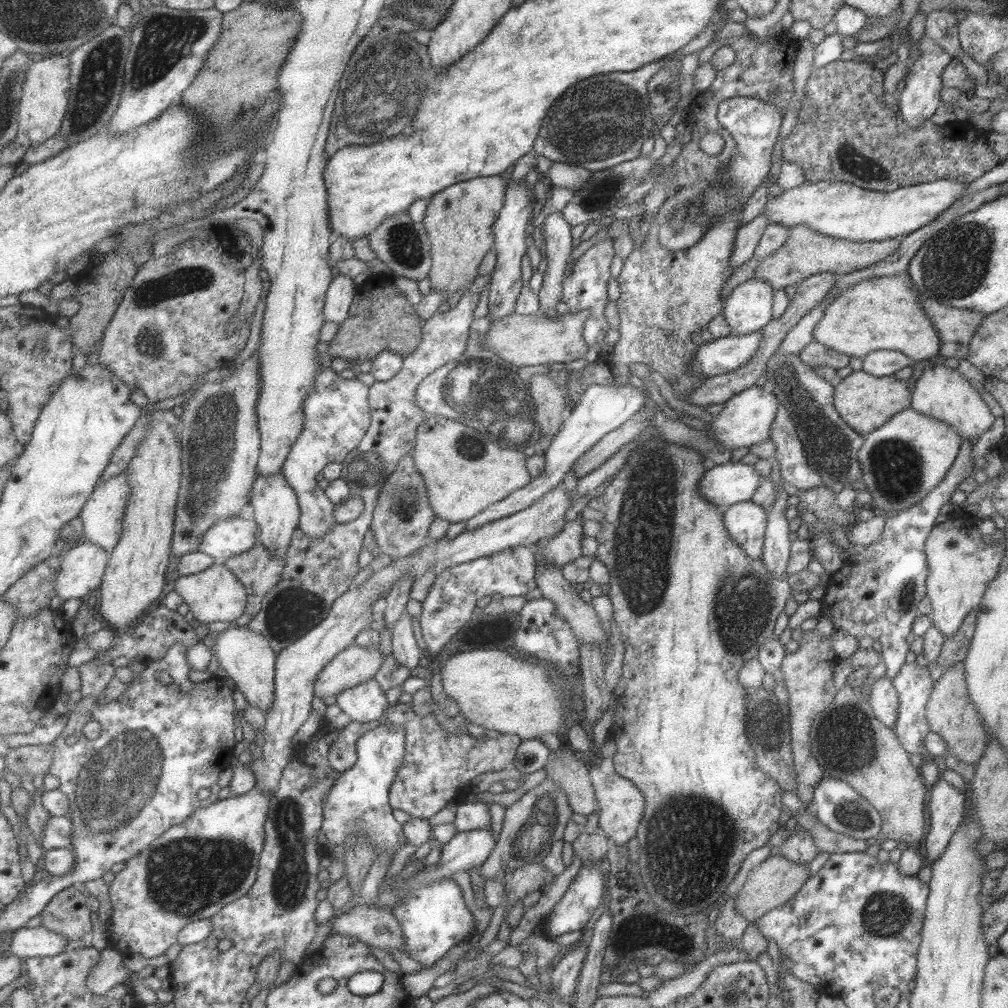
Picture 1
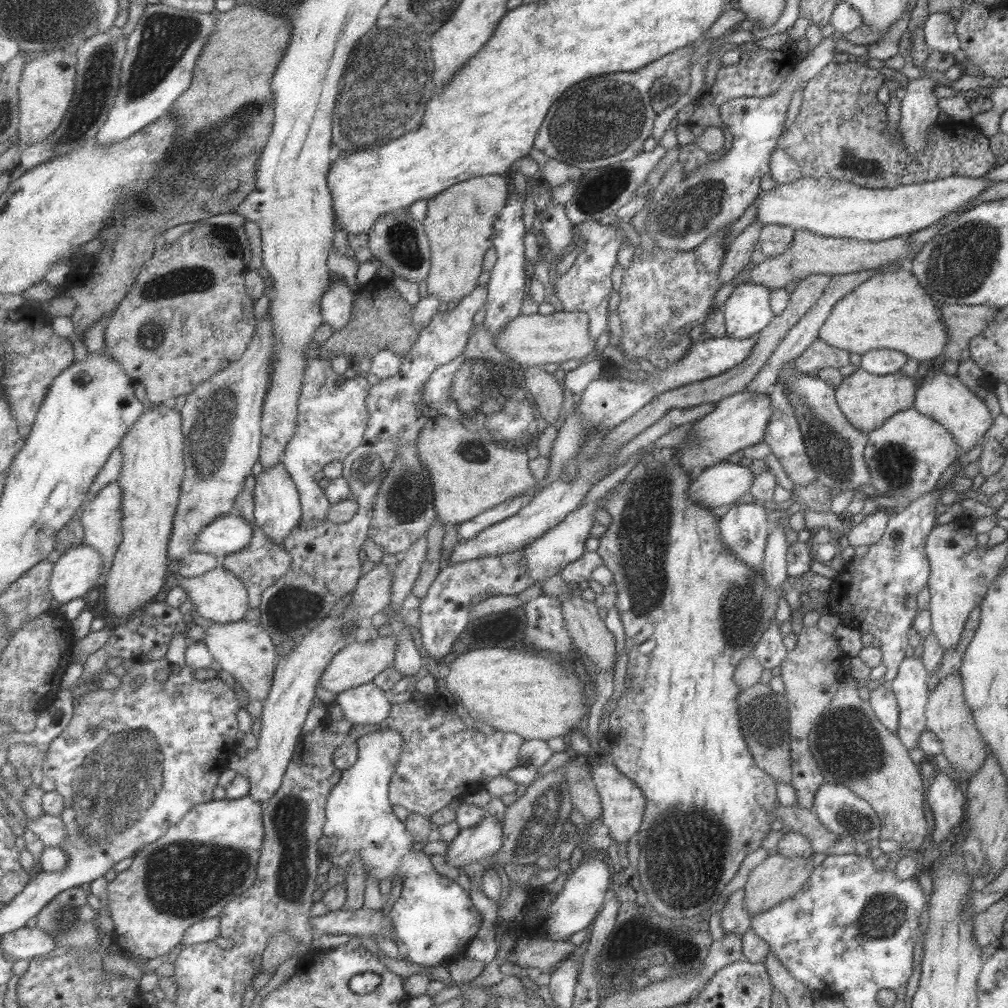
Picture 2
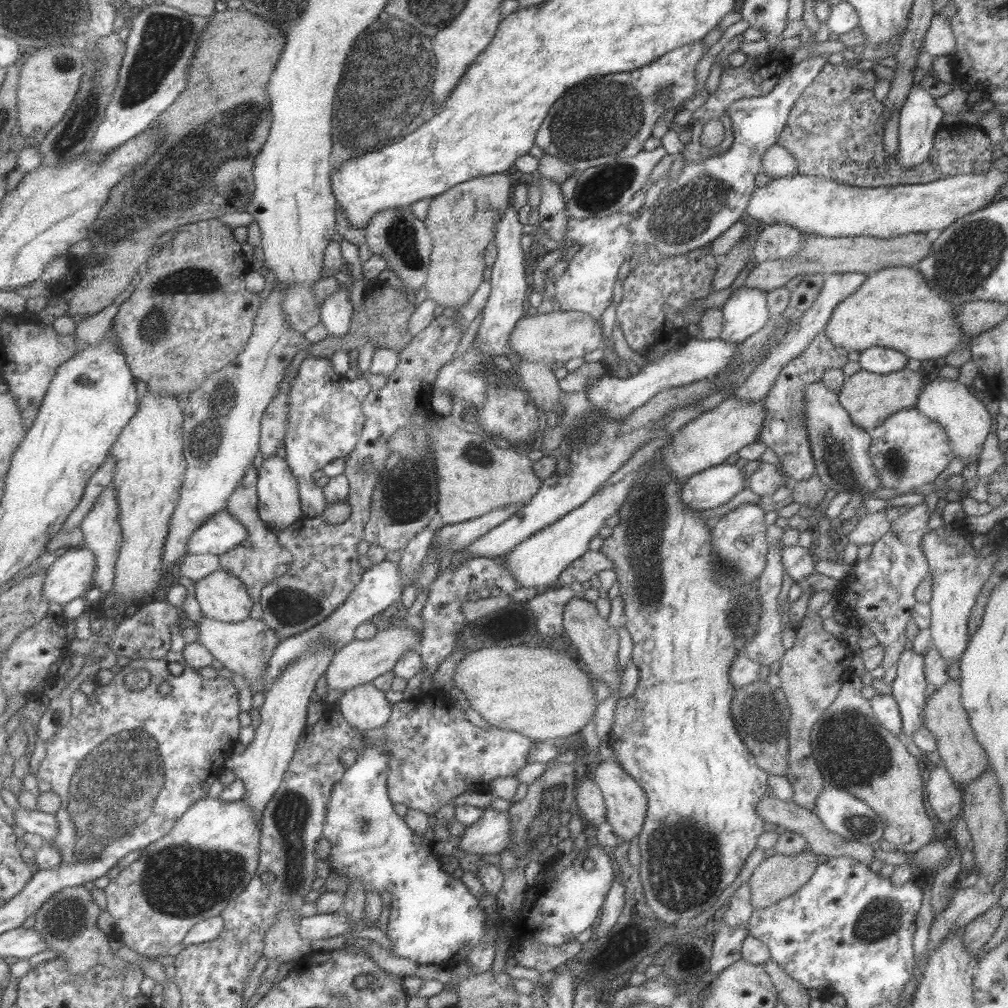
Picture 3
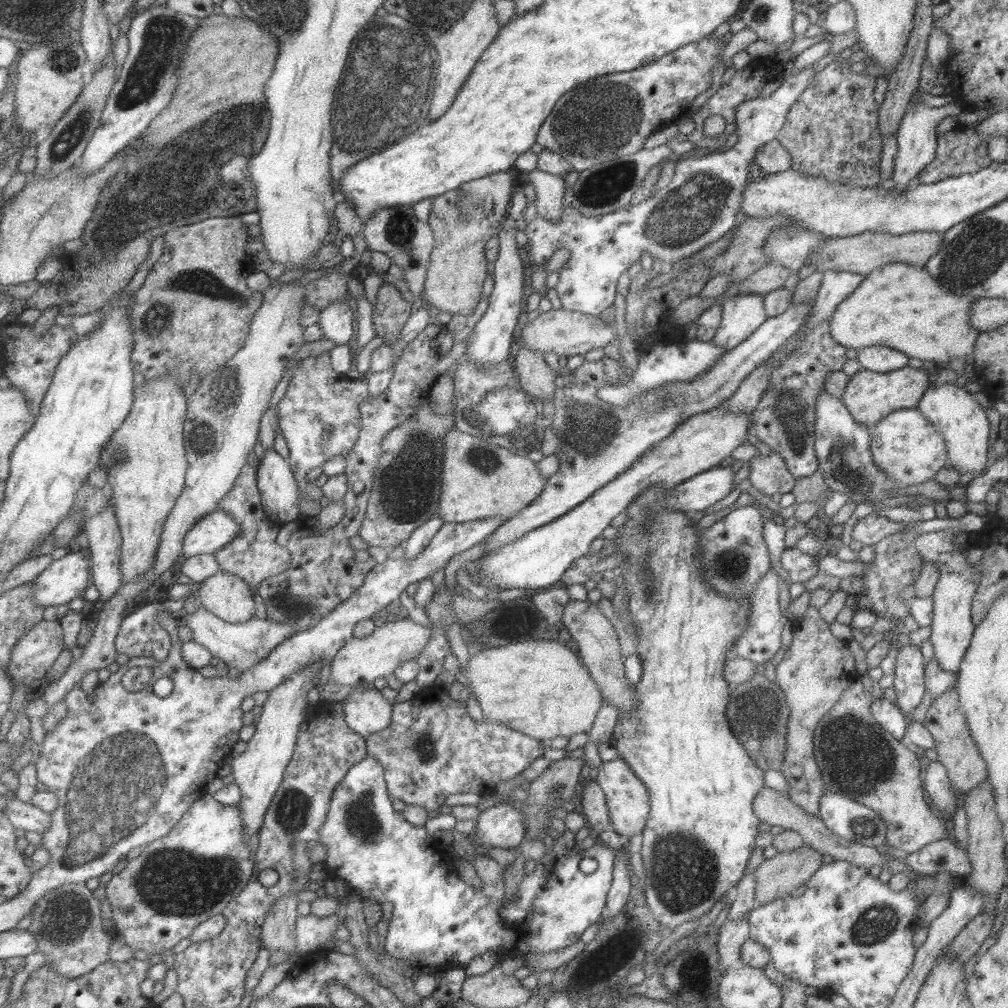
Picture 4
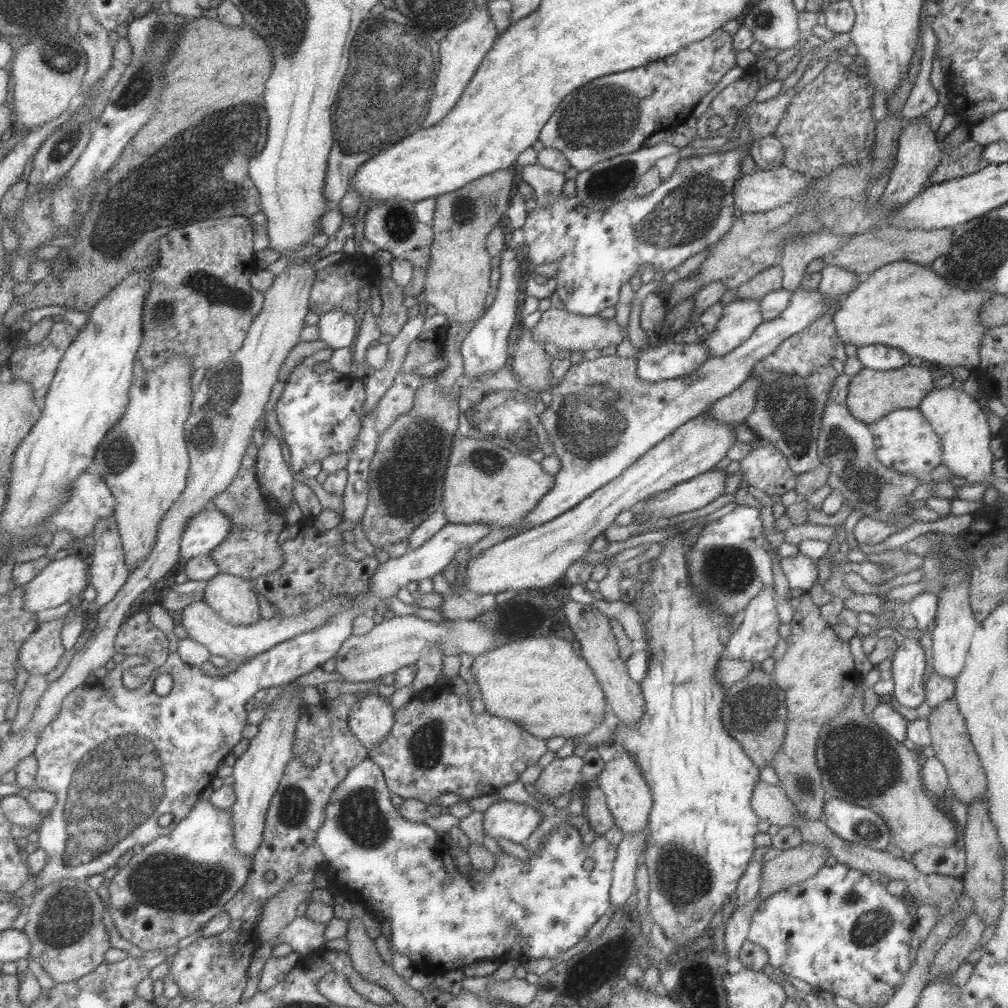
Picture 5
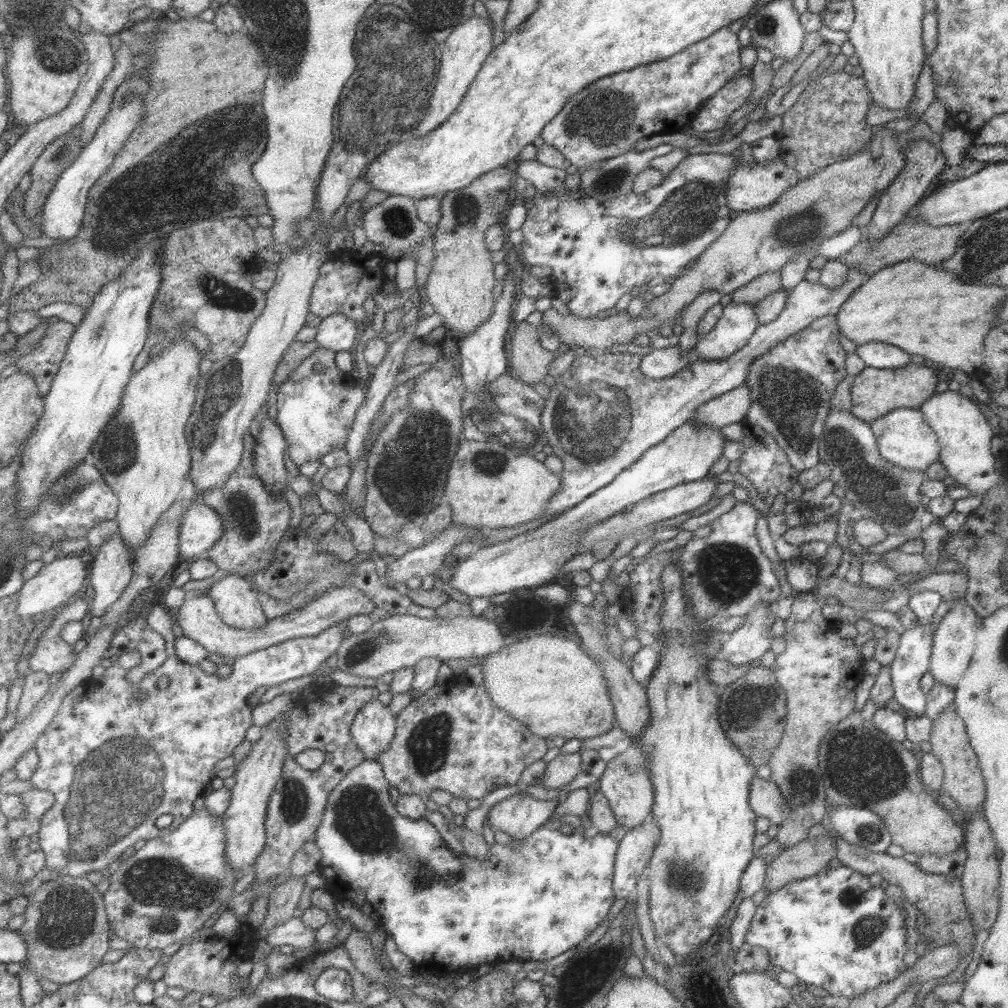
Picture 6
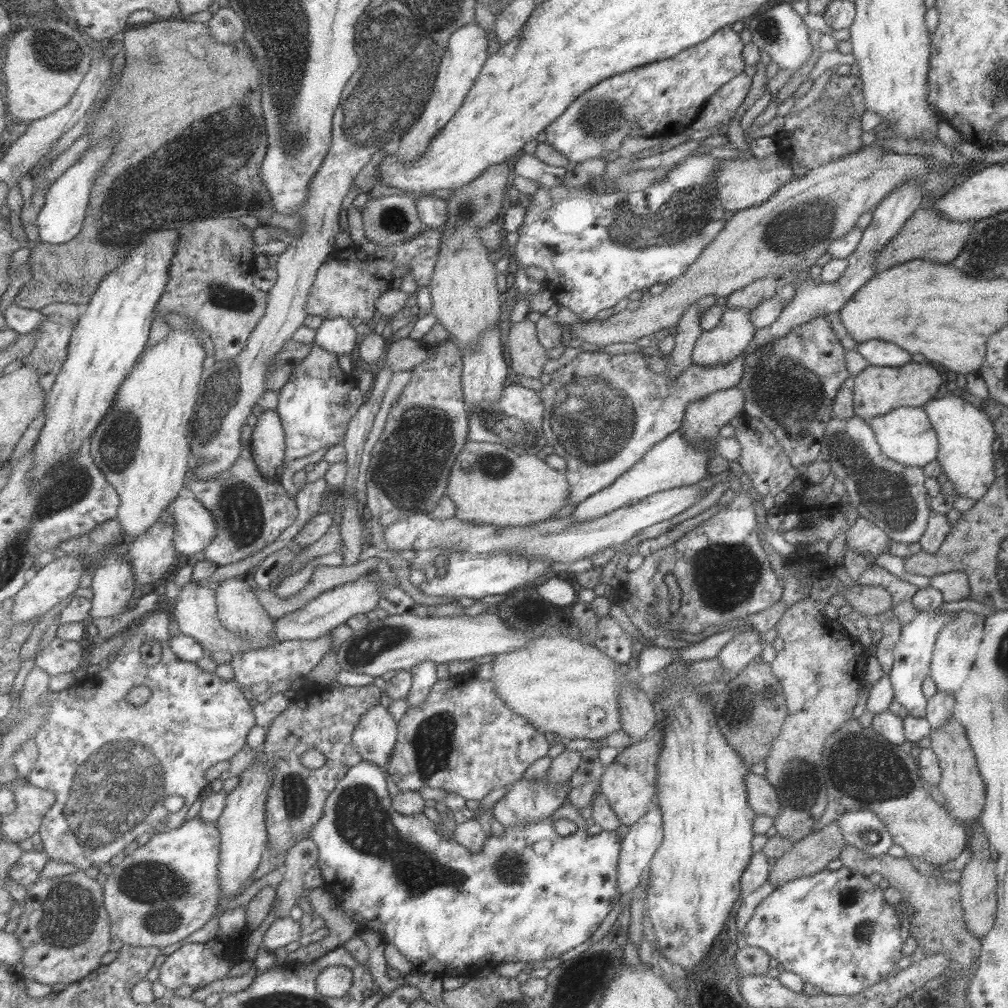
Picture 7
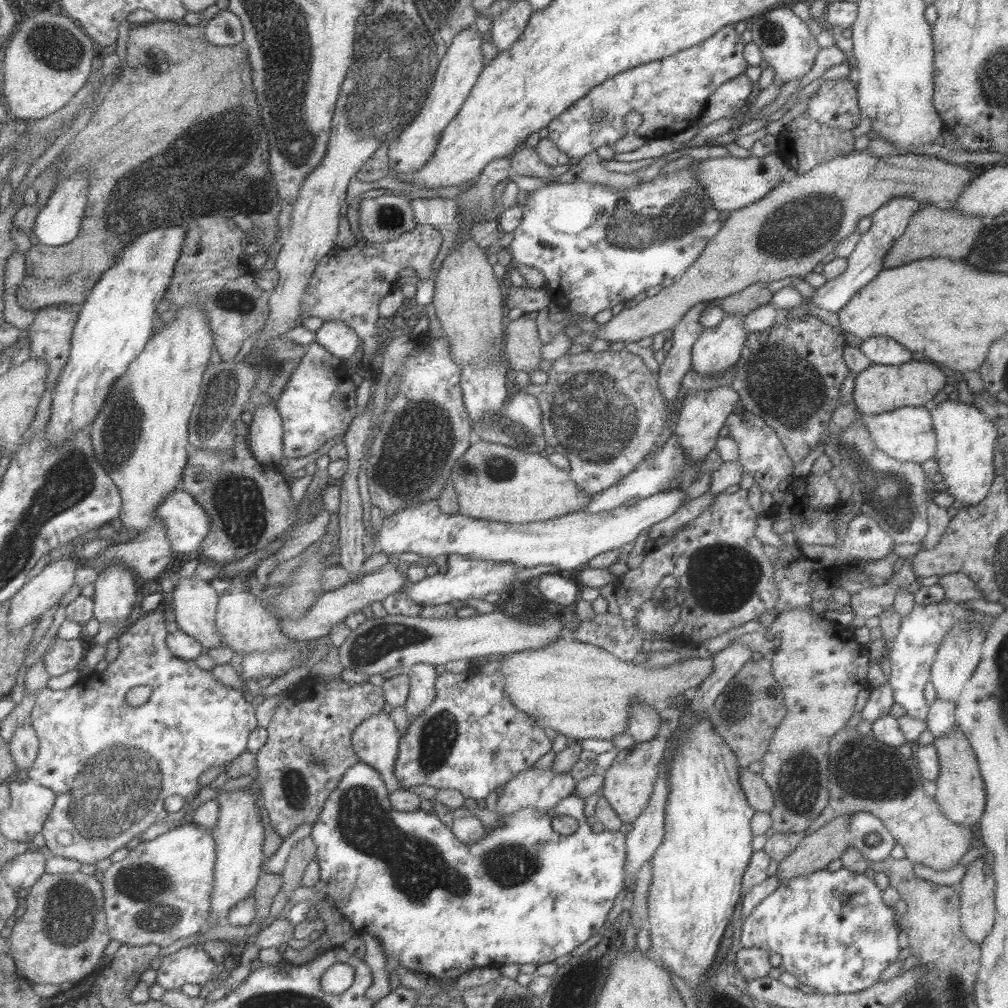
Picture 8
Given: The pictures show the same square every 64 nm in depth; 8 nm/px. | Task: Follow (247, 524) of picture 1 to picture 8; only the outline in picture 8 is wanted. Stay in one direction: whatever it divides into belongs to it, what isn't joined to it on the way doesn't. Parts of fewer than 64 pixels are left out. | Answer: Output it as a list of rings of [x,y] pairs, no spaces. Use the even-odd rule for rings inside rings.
[[[179,488],[159,505],[156,518],[166,524],[171,548],[180,559],[202,553],[212,522],[194,495]]]

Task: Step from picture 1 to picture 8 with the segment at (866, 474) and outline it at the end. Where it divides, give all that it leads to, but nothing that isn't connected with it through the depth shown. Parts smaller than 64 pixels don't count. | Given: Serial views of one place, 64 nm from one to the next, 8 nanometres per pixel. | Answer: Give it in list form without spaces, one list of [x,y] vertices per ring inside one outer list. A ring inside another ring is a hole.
[[[900,406],[889,412],[868,415],[863,423],[877,448],[890,458],[899,462],[916,462],[917,464],[934,458],[936,434],[933,430],[928,406]]]

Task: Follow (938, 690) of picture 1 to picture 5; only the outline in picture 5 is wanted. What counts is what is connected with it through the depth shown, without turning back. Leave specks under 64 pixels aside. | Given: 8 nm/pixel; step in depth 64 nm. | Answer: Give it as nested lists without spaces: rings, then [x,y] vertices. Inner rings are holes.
[[[951,696],[950,698],[947,698],[947,700],[943,700],[943,702],[937,704],[937,706],[934,706],[929,711],[926,721],[928,722],[928,731],[930,732],[931,737],[930,747],[934,750],[934,757],[944,766],[944,769],[946,770],[948,778],[948,794],[959,800],[959,802],[964,805],[970,805],[971,801],[974,801],[977,797],[985,794],[986,774],[981,766],[978,754],[975,752],[974,746],[970,741],[970,736],[968,735],[963,715],[957,708],[954,696]]]

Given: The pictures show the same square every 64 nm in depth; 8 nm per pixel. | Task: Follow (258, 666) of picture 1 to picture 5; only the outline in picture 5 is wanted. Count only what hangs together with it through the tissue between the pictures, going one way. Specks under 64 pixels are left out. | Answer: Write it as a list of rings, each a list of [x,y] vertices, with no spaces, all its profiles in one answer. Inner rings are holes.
[[[337,595],[331,601],[323,603],[321,606],[301,615],[289,618],[275,617],[270,620],[265,618],[259,620],[257,624],[241,628],[230,624],[215,611],[215,608],[207,604],[207,601],[200,598],[197,602],[189,604],[182,610],[182,626],[188,633],[188,637],[204,644],[215,656],[222,656],[229,661],[230,667],[243,666],[248,660],[271,650],[271,647],[277,646],[286,640],[299,637],[299,634],[305,634],[325,626],[329,618],[335,618],[343,610],[351,610],[354,602],[357,602],[359,596]]]

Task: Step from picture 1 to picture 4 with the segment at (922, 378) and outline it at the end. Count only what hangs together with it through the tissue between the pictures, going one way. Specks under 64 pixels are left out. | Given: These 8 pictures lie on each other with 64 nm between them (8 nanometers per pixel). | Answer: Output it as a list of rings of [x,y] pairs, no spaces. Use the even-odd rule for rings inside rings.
[[[933,383],[925,389],[915,406],[919,412],[940,432],[946,444],[947,465],[959,474],[971,473],[974,477],[985,472],[986,452],[990,424],[986,409],[956,383]]]

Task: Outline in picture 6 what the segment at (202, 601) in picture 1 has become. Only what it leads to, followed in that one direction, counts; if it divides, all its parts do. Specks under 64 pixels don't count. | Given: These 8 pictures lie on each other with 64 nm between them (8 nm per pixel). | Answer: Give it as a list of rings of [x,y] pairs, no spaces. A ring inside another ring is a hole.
[[[237,574],[225,576],[209,590],[219,617],[239,630],[263,630],[269,621],[261,608],[259,594],[249,578]]]

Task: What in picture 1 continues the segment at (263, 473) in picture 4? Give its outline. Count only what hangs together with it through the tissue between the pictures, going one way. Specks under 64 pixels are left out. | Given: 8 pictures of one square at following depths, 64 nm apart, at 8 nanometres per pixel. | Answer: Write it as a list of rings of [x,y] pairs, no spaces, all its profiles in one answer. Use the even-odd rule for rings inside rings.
[[[280,470],[271,476],[259,476],[251,494],[251,504],[254,507],[255,520],[259,523],[261,543],[275,555],[275,559],[287,558],[287,551],[294,542],[296,530],[300,528],[302,507],[298,494],[290,482],[287,482],[286,475]]]

